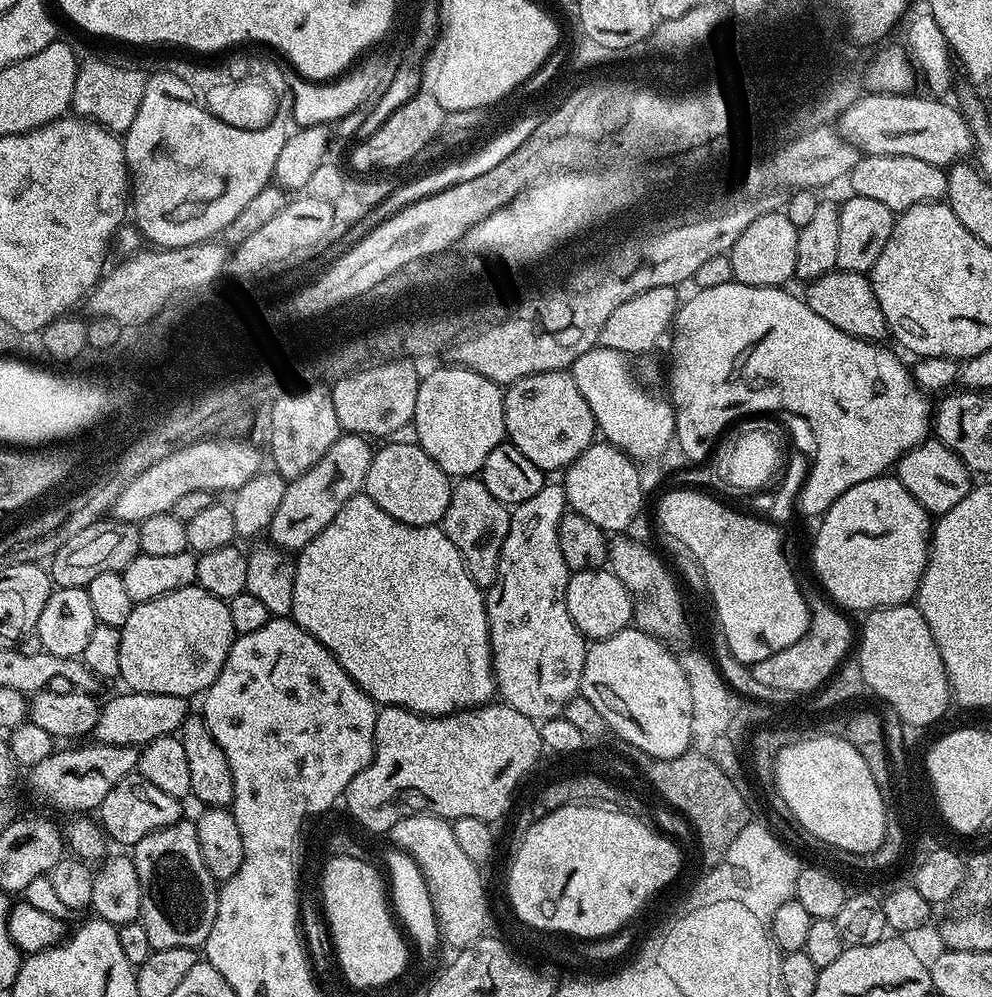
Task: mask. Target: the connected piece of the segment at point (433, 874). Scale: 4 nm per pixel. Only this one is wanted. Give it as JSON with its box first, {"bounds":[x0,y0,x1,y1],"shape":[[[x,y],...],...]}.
{"bounds":[390,814,488,950],"shape":[[[417,814],[394,822],[390,833],[391,842],[405,852],[418,866],[430,892],[440,940],[452,950],[469,948],[474,941],[485,935],[484,923],[488,920],[488,896],[484,893],[481,869],[463,852],[449,821],[441,816]]]}

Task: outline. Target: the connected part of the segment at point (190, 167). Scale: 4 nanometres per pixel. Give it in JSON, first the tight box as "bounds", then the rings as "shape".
{"bounds":[122,86,293,248],"shape":[[[152,86],[145,87],[142,106],[138,106],[138,115],[134,118],[134,122],[130,122],[127,132],[123,133],[122,136],[124,153],[126,154],[126,162],[130,173],[130,200],[134,205],[134,216],[136,212],[134,224],[141,237],[147,243],[148,240],[152,243],[149,245],[161,248],[185,248],[191,244],[203,244],[219,237],[223,233],[224,228],[230,226],[230,222],[234,222],[234,218],[238,218],[238,214],[242,214],[242,210],[246,207],[246,202],[250,202],[250,198],[254,198],[254,194],[258,194],[258,190],[269,187],[276,171],[278,154],[282,154],[282,146],[286,146],[286,142],[291,138],[293,131],[292,97],[288,94],[279,97],[276,112],[268,124],[260,129],[239,129],[238,126],[232,126],[229,122],[220,121],[214,114],[208,112],[207,107],[202,105],[194,106],[193,103],[179,98],[175,100],[166,98],[166,94],[159,86],[153,86],[153,88]]]}

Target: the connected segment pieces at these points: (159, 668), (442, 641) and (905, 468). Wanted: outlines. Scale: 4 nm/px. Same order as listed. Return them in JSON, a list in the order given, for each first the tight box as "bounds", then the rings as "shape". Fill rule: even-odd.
[{"bounds":[119,584,234,698],"shape":[[[191,584],[182,590],[170,590],[170,594],[158,594],[158,598],[150,598],[150,602],[133,604],[130,610],[130,618],[120,627],[120,674],[119,679],[125,680],[127,687],[133,692],[145,692],[146,694],[174,694],[175,696],[187,696],[189,698],[199,697],[207,692],[210,685],[216,681],[226,658],[230,654],[230,646],[234,639],[232,623],[230,622],[230,610],[227,603],[219,600],[214,594],[210,594],[199,584]]]},{"bounds":[291,494,496,716],"shape":[[[357,494],[334,514],[334,522],[318,534],[305,548],[301,548],[295,557],[296,573],[294,574],[294,606],[292,607],[291,619],[296,621],[302,630],[306,630],[350,674],[350,678],[364,693],[376,701],[377,705],[387,706],[390,708],[405,708],[411,712],[417,712],[420,716],[450,716],[454,712],[462,712],[469,708],[483,706],[493,699],[496,692],[496,677],[492,675],[492,647],[490,646],[490,634],[488,633],[488,615],[484,598],[485,589],[480,588],[470,578],[470,574],[464,565],[462,554],[450,538],[446,538],[443,527],[433,526],[410,526],[390,518],[382,506],[378,506],[369,496]]]},{"bounds":[894,438,974,518],"shape":[[[929,438],[914,446],[906,454],[902,454],[894,465],[894,475],[910,494],[914,494],[914,502],[918,502],[933,517],[939,518],[947,514],[974,486],[974,473],[967,468],[941,440]]]}]

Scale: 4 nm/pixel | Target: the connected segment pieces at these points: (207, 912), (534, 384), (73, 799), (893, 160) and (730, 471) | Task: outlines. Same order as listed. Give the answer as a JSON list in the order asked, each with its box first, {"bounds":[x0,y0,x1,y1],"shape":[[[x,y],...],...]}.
[{"bounds":[130,818,218,950],"shape":[[[181,818],[177,824],[146,834],[130,852],[138,870],[138,886],[142,886],[139,923],[146,926],[153,950],[161,948],[199,949],[210,934],[218,910],[218,882],[202,862],[198,850],[198,830],[191,819]]]},{"bounds":[504,371,597,474],"shape":[[[571,371],[535,372],[507,385],[504,392],[504,431],[507,439],[545,474],[568,468],[597,439],[594,414],[578,391]]]},{"bounds":[27,742,140,814],"shape":[[[91,742],[82,748],[72,748],[76,746],[64,746],[61,750],[53,751],[51,756],[47,756],[42,762],[38,762],[30,769],[27,769],[28,784],[32,787],[32,792],[40,800],[45,800],[48,804],[53,804],[56,808],[61,808],[64,812],[76,812],[72,814],[88,814],[91,810],[99,809],[102,798],[122,782],[122,778],[133,775],[137,771],[140,762],[140,753],[130,746],[114,746],[113,744],[101,744]]]},{"bounds":[850,154,948,214],"shape":[[[878,154],[877,156],[861,155],[854,166],[850,177],[851,191],[862,198],[874,198],[874,202],[882,202],[893,214],[910,210],[910,206],[940,202],[948,195],[948,174],[945,169],[934,166],[930,162],[922,162],[922,158],[910,158],[898,154]]]},{"bounds":[706,418,784,493],"shape":[[[744,418],[733,423],[715,441],[714,451],[706,467],[712,475],[712,484],[716,488],[725,488],[728,492],[759,493],[768,490],[780,480],[784,473],[784,432],[768,418]]]}]

